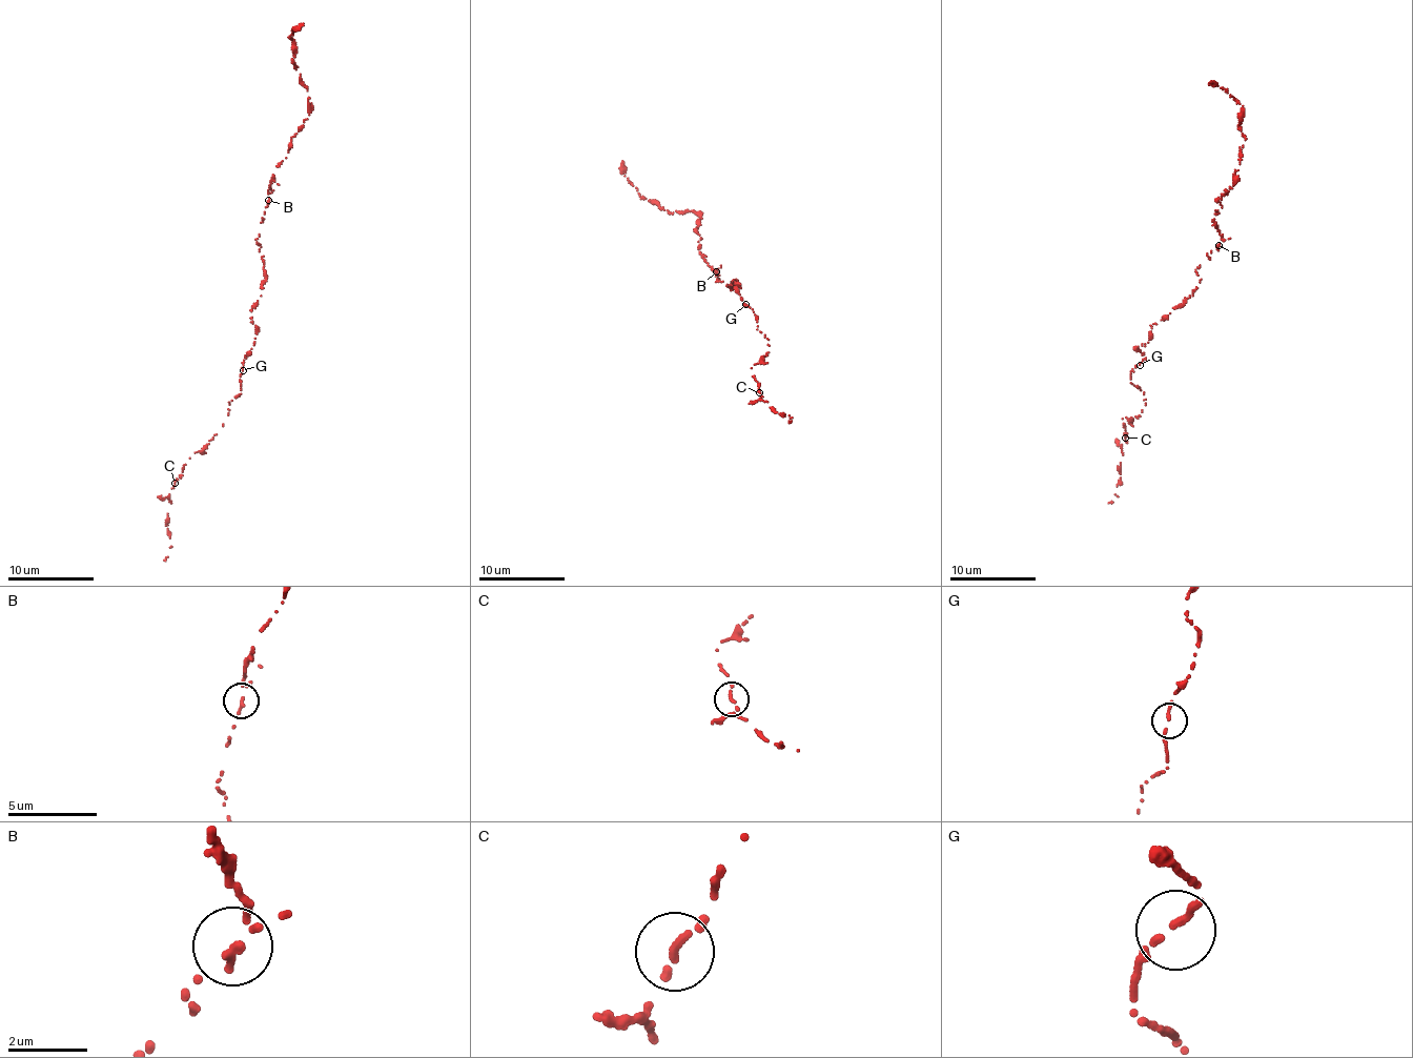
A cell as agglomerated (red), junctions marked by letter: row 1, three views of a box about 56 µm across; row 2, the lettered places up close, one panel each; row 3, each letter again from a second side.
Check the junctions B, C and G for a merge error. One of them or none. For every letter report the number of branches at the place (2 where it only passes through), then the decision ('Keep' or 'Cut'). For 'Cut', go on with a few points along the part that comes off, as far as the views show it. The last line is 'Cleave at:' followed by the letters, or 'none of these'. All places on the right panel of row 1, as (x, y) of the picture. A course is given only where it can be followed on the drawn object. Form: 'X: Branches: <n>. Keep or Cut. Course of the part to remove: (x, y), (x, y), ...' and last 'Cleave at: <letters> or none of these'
B: Branches: 1. Cut. Course of the part to remove: (1219, 245), (1222, 236), (1212, 220), (1222, 207), (1219, 198), (1233, 185), (1245, 140), (1243, 106), (1211, 81)
C: Branches: 1. Keep
G: Branches: 1. Keep
Cleave at: B

